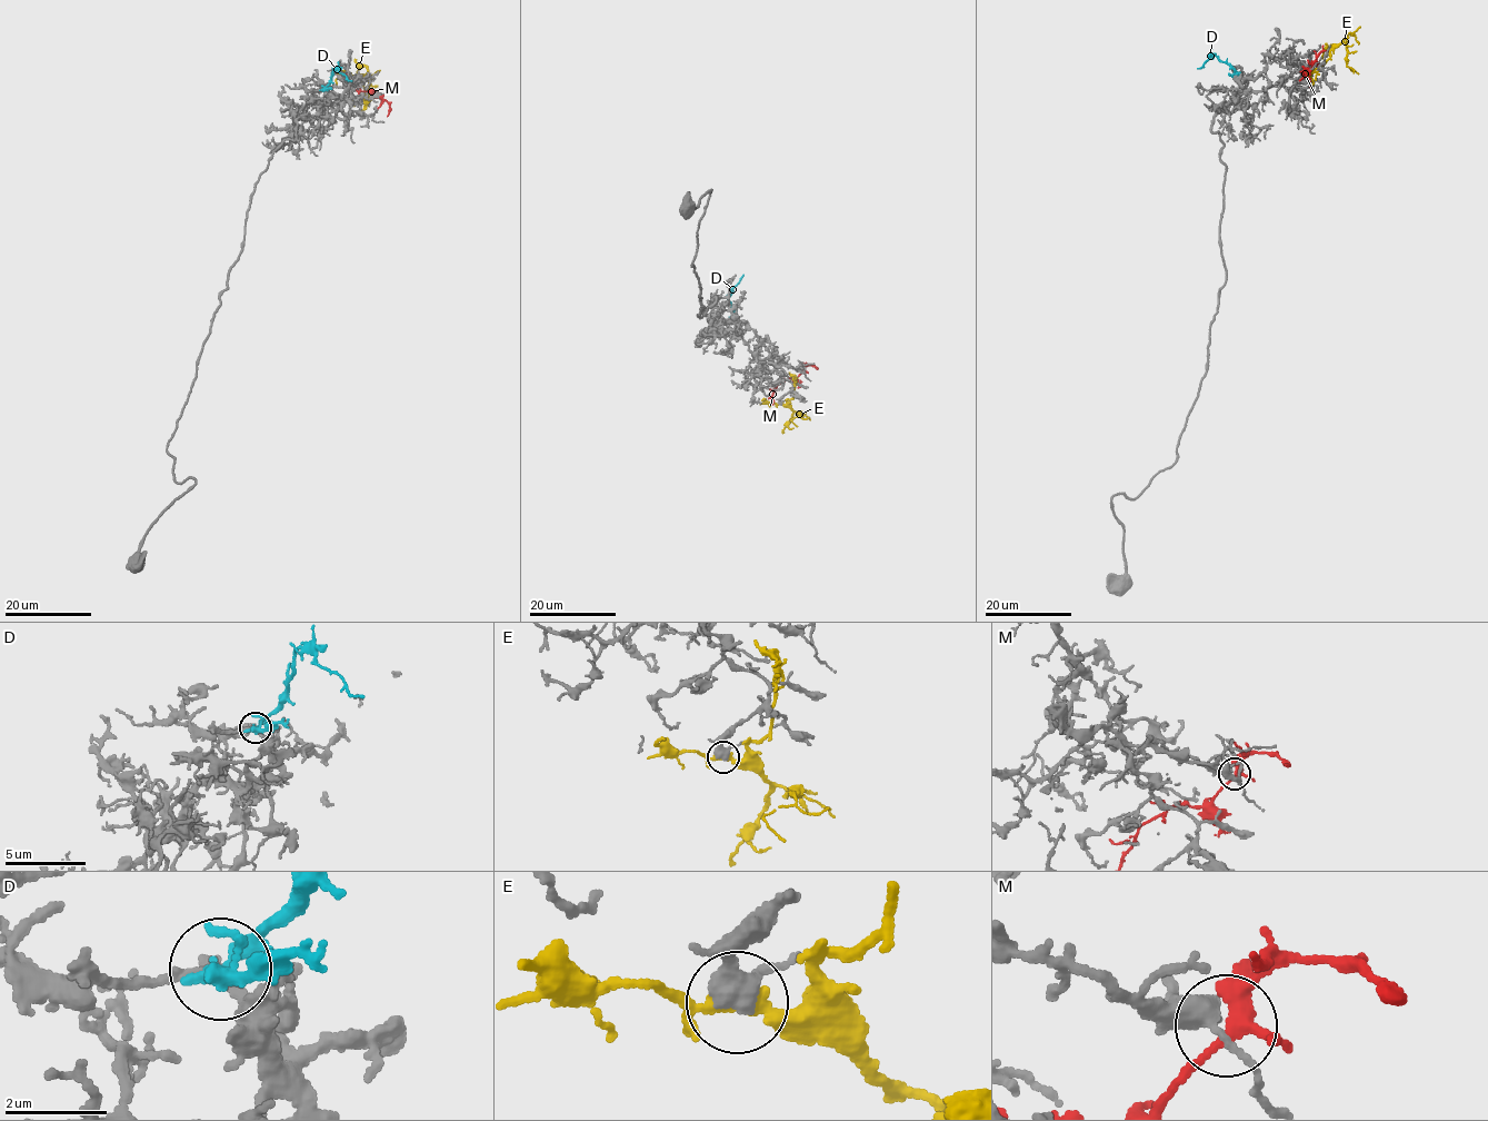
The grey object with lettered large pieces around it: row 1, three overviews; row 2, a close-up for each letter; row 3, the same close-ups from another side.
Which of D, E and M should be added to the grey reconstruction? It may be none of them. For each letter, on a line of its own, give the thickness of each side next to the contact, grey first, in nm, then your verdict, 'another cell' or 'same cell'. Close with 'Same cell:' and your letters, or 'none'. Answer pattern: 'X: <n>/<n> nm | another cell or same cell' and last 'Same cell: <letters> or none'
D: 190/280 nm | same cell
E: 400/180 nm | another cell
M: 280/260 nm | another cell
Same cell: D

